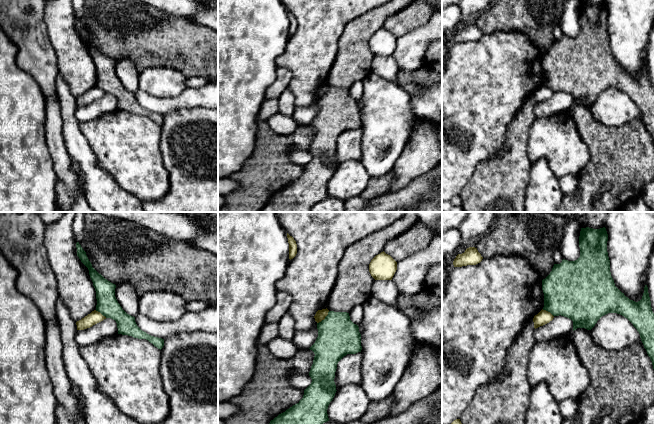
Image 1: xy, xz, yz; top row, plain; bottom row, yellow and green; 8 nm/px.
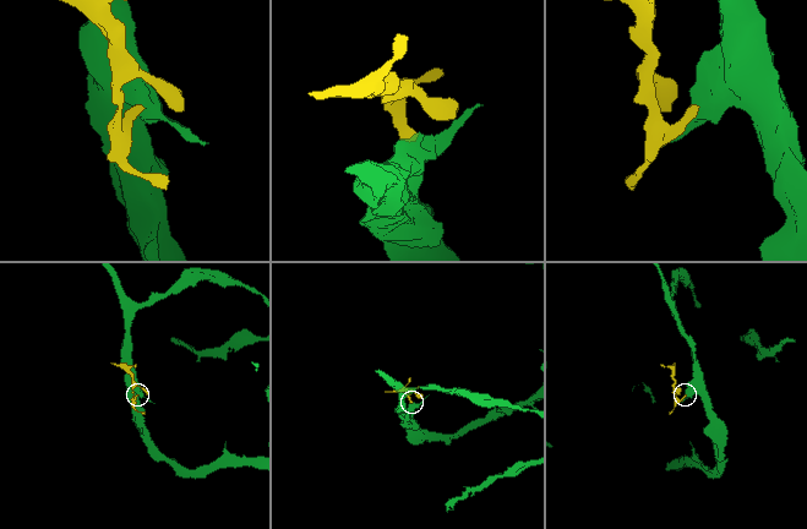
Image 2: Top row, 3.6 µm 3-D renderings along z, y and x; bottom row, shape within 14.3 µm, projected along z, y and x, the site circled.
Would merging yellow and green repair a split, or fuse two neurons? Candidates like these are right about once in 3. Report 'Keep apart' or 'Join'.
Keep apart

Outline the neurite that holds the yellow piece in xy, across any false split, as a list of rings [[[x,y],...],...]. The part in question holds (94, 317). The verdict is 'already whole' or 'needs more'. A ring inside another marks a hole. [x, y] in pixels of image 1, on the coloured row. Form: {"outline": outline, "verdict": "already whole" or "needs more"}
{"outline": [[[94,310],[81,320],[76,322],[77,330],[84,330],[106,319],[100,312]]], "verdict": "already whole"}

